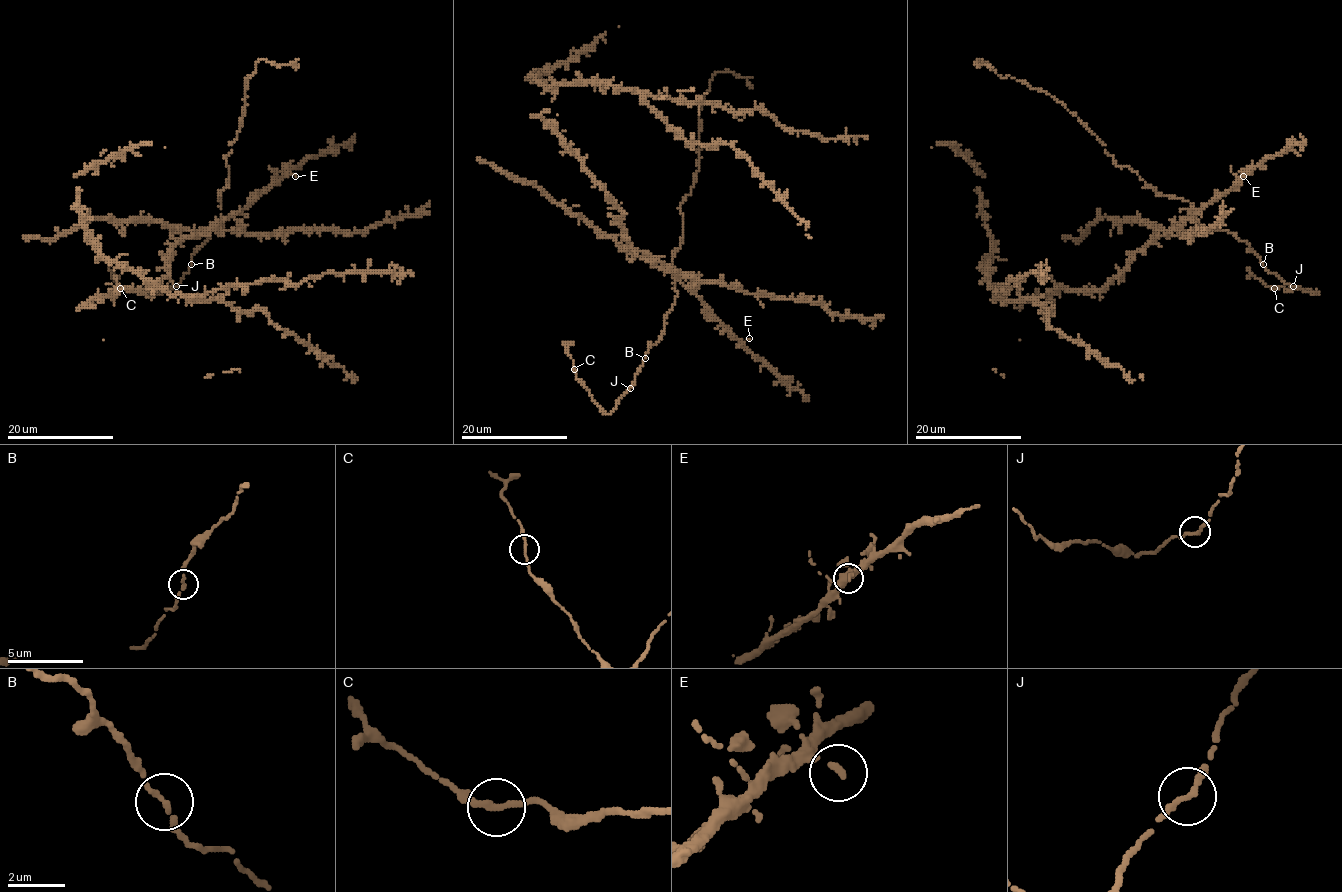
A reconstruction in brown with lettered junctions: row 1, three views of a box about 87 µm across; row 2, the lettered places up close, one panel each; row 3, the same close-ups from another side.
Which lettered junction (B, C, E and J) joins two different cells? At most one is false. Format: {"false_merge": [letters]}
{"false_merge": []}

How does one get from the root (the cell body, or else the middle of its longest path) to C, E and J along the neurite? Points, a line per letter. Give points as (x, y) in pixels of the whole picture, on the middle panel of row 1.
C: (606, 190), (622, 214), (625, 237), (673, 273), (677, 297), (634, 384), (609, 413), (574, 369)
E: (606, 190), (622, 214), (622, 229), (627, 241), (637, 250), (658, 258), (742, 341), (749, 338)
J: (606, 190), (622, 214), (627, 241), (637, 250), (658, 258), (675, 278), (675, 304), (630, 388)

